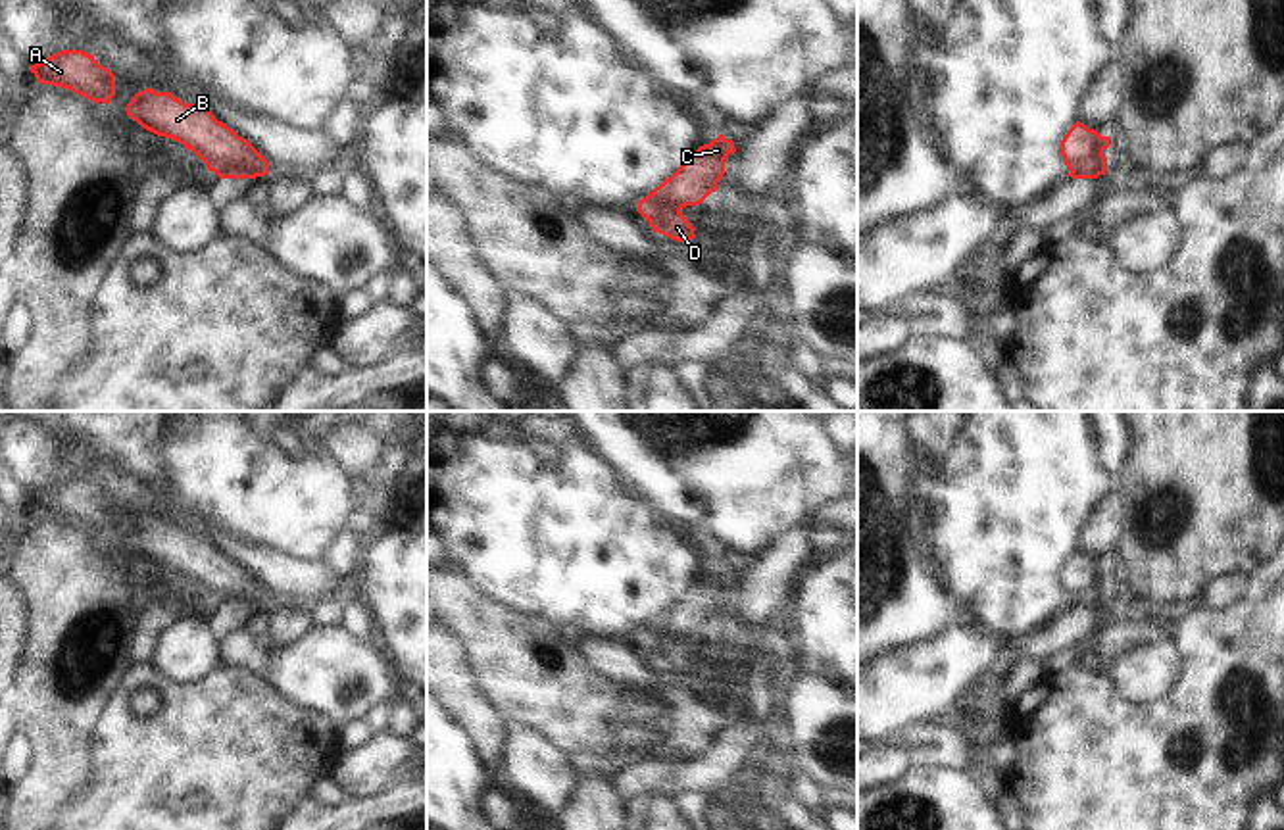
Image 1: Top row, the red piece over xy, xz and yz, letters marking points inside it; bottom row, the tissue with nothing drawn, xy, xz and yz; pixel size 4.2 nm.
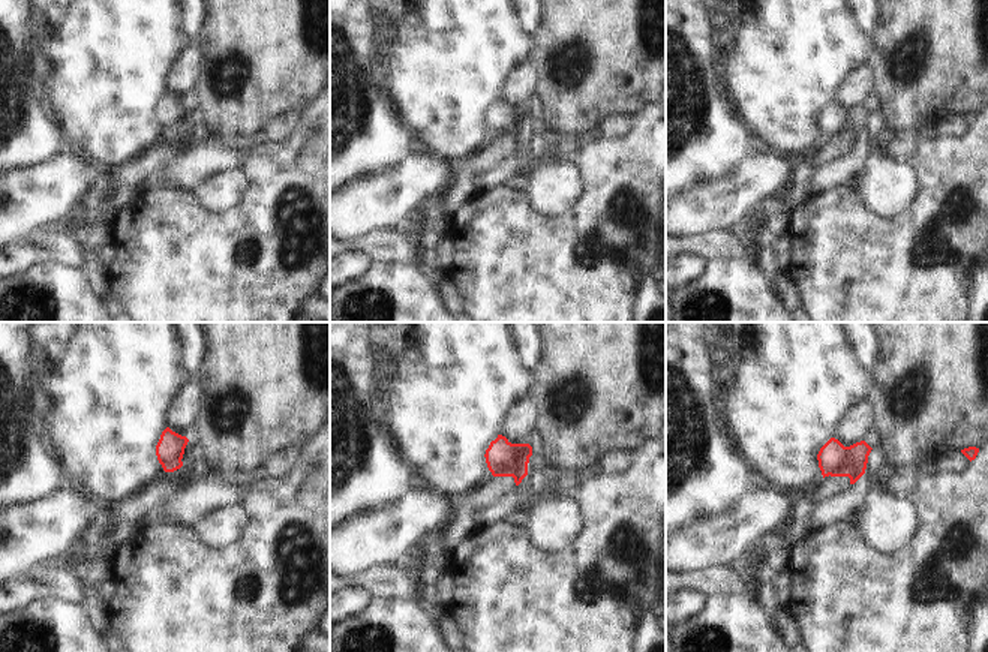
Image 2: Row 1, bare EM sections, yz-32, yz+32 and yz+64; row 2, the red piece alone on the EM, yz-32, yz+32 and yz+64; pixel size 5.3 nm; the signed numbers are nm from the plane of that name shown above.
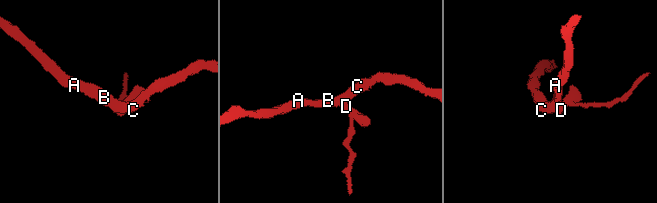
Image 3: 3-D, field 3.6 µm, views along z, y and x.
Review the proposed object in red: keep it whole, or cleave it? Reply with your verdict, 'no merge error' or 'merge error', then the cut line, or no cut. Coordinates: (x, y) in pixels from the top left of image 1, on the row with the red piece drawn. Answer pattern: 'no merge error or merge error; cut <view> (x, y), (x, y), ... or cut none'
merge error; cut yz (1102, 137), (1100, 160), (1094, 166), (1071, 171)

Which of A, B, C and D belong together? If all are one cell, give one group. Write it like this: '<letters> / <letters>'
A B C / D

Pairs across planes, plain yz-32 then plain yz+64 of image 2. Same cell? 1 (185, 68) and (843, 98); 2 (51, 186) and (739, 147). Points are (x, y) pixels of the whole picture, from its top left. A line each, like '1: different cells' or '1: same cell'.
1: same cell
2: different cells

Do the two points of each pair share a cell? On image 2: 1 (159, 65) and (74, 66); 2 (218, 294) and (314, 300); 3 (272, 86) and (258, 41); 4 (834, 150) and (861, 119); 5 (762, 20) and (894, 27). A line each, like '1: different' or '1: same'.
1: same
2: different
3: same
4: same
5: different

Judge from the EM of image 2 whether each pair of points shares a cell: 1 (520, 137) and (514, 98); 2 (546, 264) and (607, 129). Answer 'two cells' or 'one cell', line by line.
1: two cells
2: two cells

